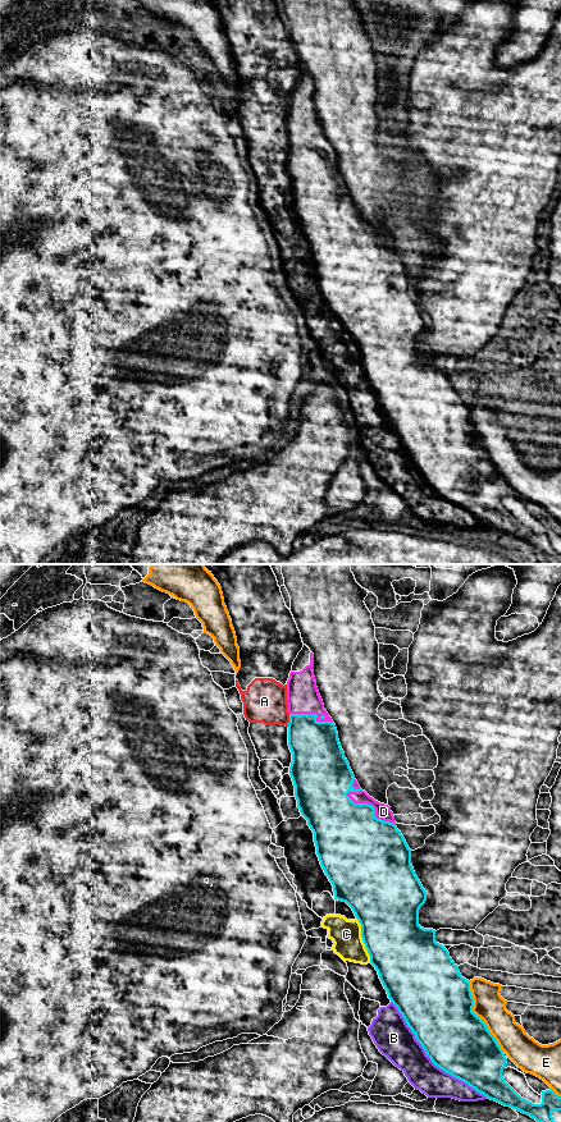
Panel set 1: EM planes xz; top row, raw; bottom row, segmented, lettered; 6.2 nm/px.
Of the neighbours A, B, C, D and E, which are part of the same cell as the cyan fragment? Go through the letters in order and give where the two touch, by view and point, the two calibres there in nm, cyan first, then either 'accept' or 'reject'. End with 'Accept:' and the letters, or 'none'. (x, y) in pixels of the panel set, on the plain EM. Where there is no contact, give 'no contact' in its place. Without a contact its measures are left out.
A: meets cyan in xz at (290, 147); 300 nm thick on the cyan side, 280 nm on the other; reject
B: meets cyan in xz at (429, 484); 400 nm thick on the cyan side, 240 nm on the other; reject
C: meets cyan in xz at (363, 367); 400 nm thick on the cyan side, 190 nm on the other; reject
D: meets cyan in xz at (364, 230); 440 nm thick on the cyan side, 100 nm on the other; accept
E: meets cyan in xz at (477, 443); 440 nm thick on the cyan side, 190 nm on the other; reject
Accept: D

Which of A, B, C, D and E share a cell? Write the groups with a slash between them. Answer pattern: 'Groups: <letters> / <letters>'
Groups: A B C / D / E

